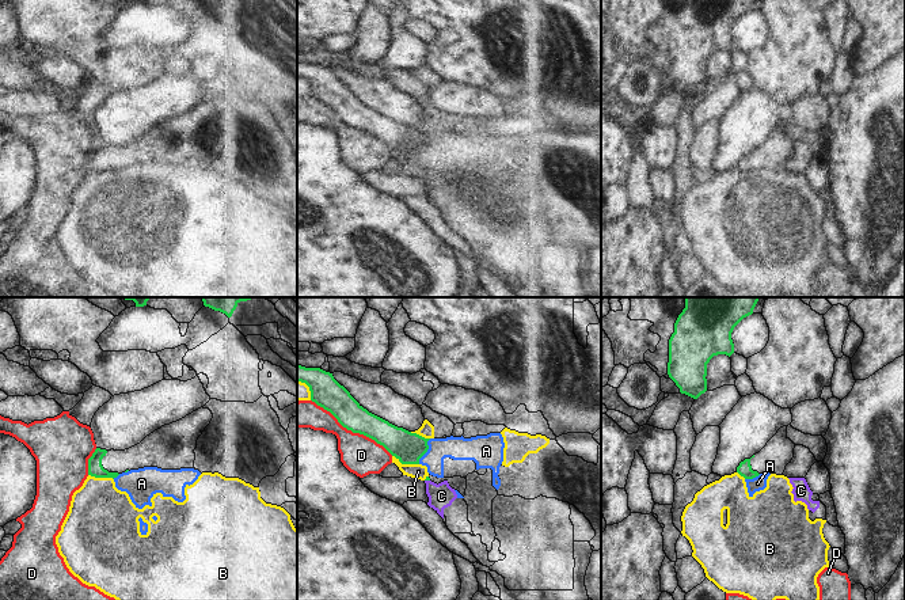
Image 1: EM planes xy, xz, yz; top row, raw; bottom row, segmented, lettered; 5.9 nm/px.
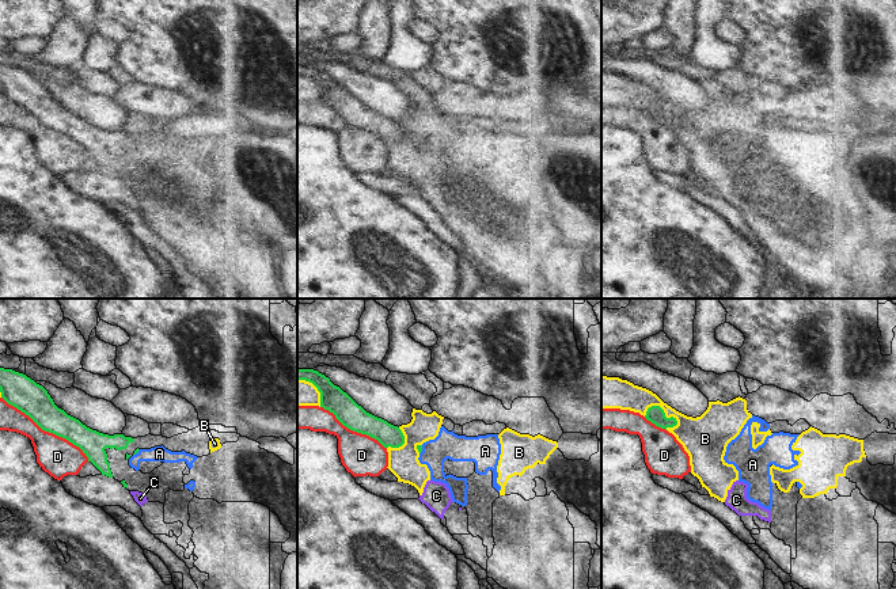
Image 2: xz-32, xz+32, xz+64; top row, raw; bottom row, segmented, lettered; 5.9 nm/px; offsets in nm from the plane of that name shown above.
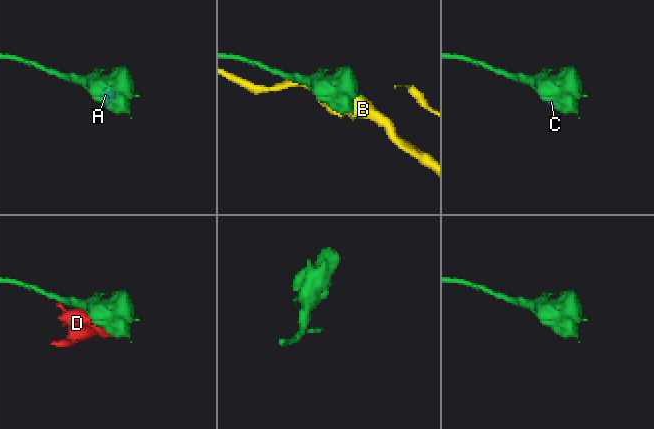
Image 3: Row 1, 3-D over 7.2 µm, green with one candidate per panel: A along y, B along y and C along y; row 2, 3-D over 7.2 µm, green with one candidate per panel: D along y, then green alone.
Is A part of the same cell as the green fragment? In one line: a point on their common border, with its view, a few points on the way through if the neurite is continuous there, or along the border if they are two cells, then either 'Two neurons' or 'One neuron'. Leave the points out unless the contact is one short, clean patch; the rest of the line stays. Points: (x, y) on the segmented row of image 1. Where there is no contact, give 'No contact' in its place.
Touches green at xz (426, 451). Boundary: xz (430, 439), (428, 441), (428, 451), (418, 463). Two neurons.

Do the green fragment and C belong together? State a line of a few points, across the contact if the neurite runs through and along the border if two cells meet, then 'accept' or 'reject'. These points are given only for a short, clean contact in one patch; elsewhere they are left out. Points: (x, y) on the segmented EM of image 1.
xz (425, 479), (429, 481) | reject

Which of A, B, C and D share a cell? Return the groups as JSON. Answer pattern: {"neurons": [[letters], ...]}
{"neurons": [["A", "B", "C"], ["D"]]}

